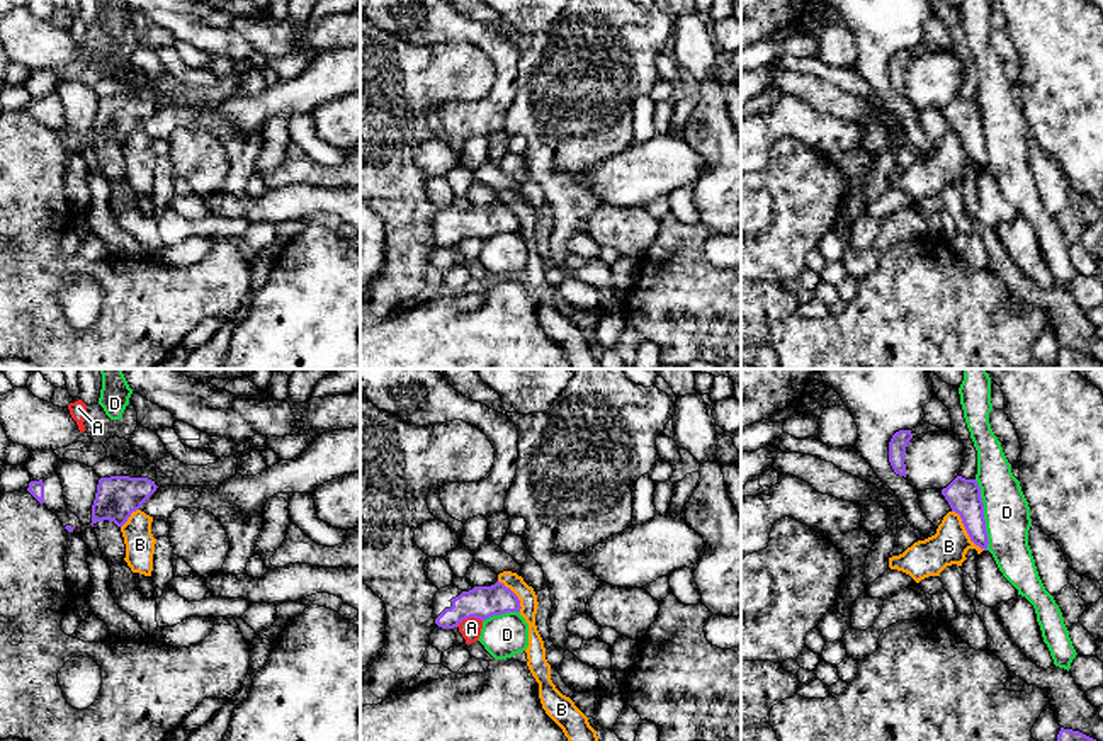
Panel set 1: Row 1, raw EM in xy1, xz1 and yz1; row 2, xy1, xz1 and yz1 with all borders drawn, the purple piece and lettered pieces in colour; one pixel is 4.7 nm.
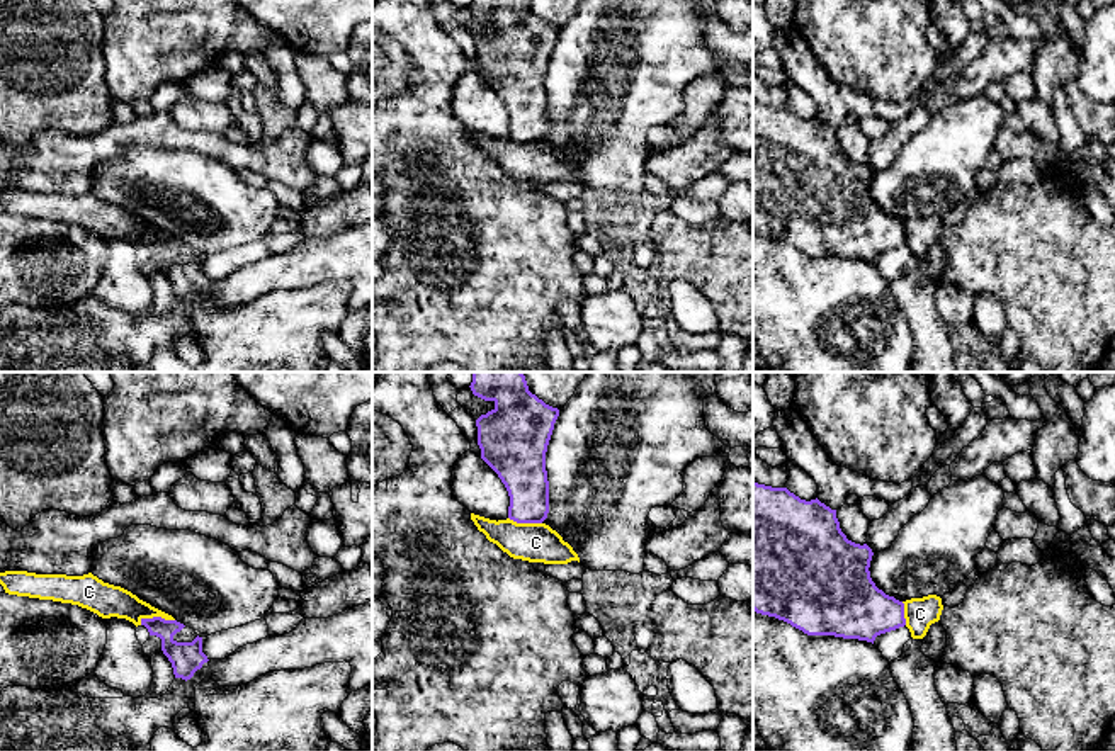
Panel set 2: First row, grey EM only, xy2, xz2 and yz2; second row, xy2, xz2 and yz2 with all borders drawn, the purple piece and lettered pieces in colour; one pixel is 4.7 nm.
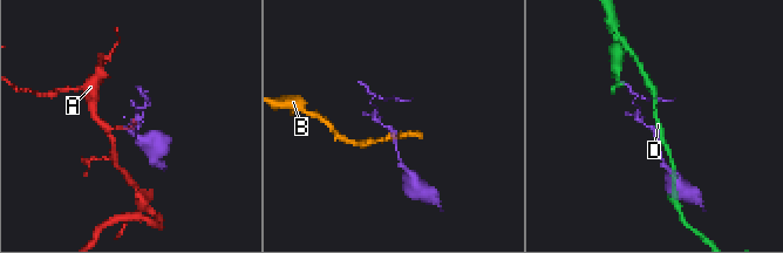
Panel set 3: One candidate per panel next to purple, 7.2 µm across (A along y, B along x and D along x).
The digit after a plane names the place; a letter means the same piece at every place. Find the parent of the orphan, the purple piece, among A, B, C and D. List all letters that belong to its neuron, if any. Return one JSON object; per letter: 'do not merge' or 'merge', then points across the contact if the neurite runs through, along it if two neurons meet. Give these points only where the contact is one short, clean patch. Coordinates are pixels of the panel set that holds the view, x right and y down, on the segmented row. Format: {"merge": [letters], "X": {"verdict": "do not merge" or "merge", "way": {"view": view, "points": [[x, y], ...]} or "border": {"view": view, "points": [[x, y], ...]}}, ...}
{"merge": [], "A": {"verdict": "do not merge"}, "B": {"verdict": "do not merge", "border": {"view": "yz1", "points": [[952, 510], [959, 515], [967, 536], [984, 549]]}}, "C": {"verdict": "do not merge", "border": {"view": "xy2", "points": [[174, 621], [148, 617], [140, 624]]}}, "D": {"verdict": "do not merge"}}

